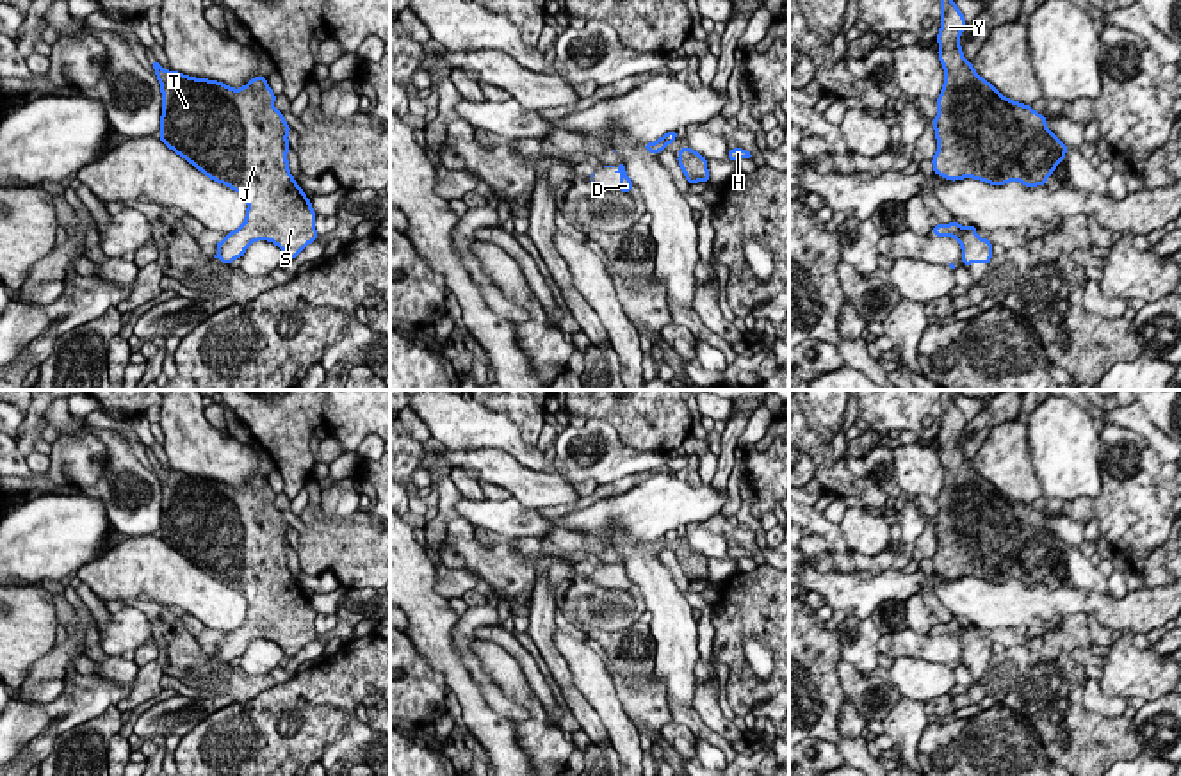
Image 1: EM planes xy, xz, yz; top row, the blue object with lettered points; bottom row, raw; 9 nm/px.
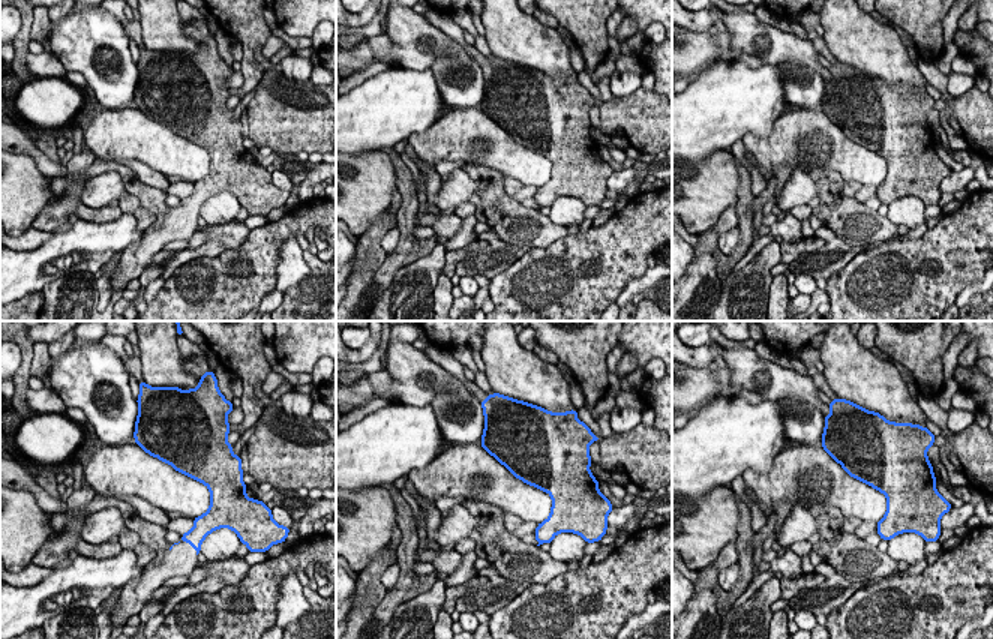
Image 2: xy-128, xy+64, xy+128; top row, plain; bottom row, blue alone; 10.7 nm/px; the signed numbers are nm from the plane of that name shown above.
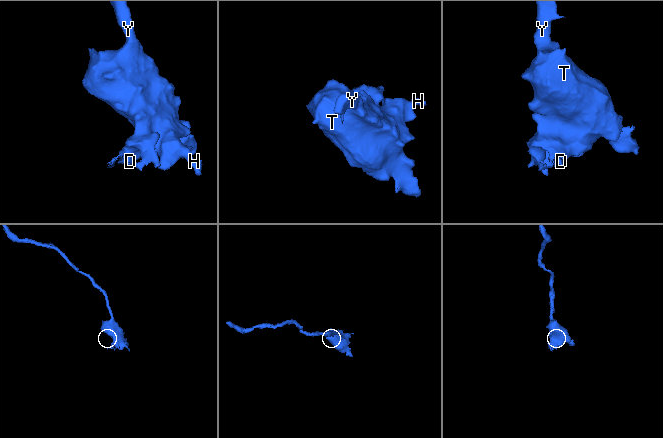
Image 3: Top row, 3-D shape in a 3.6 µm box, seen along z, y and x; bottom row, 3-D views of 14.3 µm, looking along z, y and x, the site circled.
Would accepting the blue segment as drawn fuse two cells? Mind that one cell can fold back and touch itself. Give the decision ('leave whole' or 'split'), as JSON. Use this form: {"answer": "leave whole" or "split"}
{"answer": "leave whole"}

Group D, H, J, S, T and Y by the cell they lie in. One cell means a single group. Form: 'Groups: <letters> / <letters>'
Groups: D H J S T Y

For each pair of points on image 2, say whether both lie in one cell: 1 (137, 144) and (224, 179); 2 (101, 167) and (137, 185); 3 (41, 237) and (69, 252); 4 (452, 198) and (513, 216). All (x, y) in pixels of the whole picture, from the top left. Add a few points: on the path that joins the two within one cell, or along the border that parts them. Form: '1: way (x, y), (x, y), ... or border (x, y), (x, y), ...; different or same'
1: border (188, 141), (210, 159), (194, 183); different
2: way (111, 167), (117, 167), (128, 180); same
3: border (53, 233), (33, 249), (15, 251); different
4: border (461, 168), (474, 182), (477, 192); different

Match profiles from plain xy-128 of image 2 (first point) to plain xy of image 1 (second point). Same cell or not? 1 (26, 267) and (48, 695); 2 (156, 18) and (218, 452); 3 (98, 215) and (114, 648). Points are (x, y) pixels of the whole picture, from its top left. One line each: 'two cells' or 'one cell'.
1: two cells
2: one cell
3: two cells

